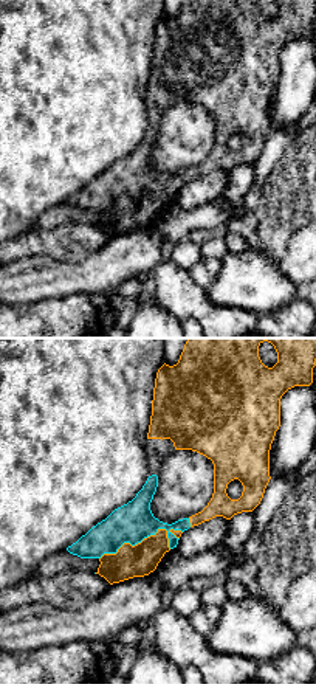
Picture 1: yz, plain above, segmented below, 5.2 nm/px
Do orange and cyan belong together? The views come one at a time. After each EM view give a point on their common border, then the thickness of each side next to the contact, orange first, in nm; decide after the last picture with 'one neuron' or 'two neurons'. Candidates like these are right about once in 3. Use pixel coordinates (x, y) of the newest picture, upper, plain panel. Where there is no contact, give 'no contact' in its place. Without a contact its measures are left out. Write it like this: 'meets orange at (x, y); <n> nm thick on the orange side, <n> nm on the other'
meets orange at (141, 194); 170 nm thick on the orange side, 200 nm on the other

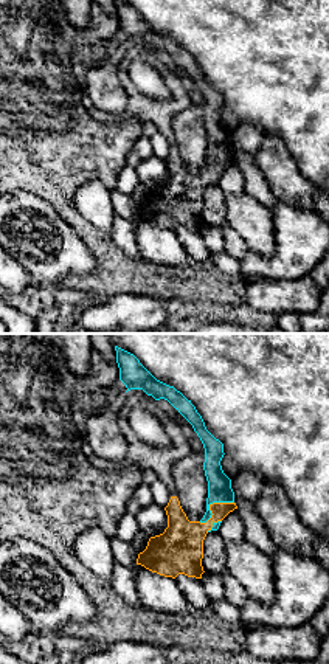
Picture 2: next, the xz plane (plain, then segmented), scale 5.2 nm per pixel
meets orange at (210, 159); 220 nm thick on the orange side, 130 nm on the other

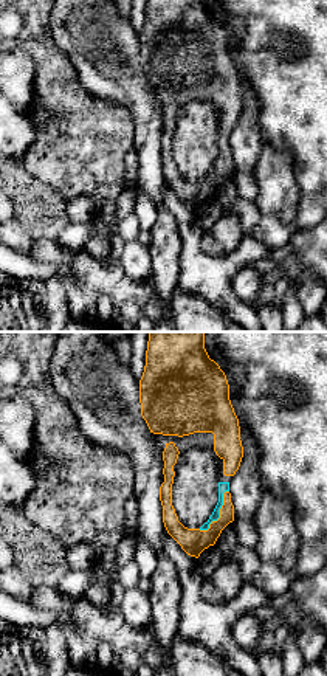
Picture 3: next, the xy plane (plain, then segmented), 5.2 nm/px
meets orange at (220, 166); 140 nm thick on the orange side, 50 nm on the other

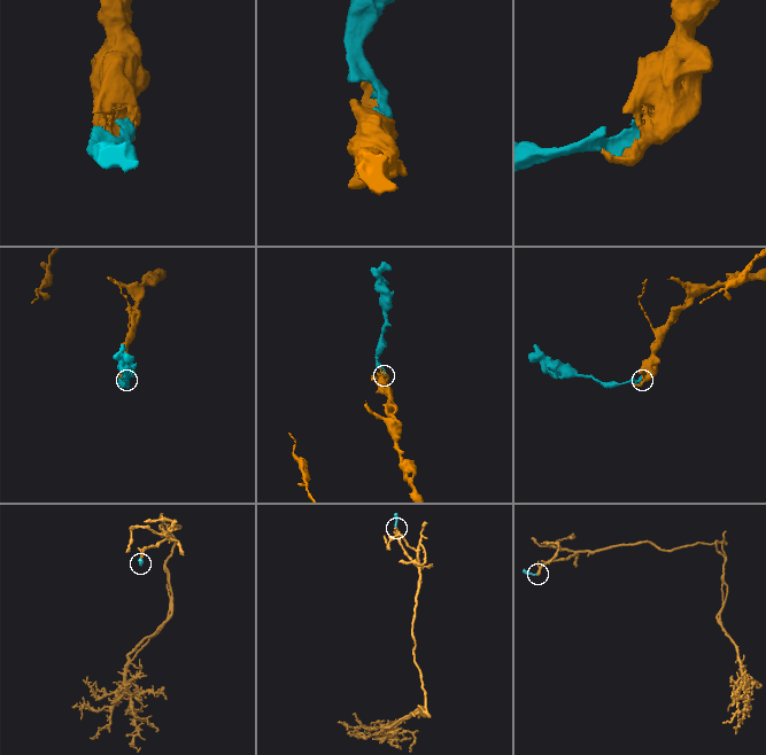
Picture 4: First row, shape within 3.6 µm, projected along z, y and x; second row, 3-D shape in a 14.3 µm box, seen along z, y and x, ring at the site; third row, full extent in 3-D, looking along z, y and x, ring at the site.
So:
one neuron

